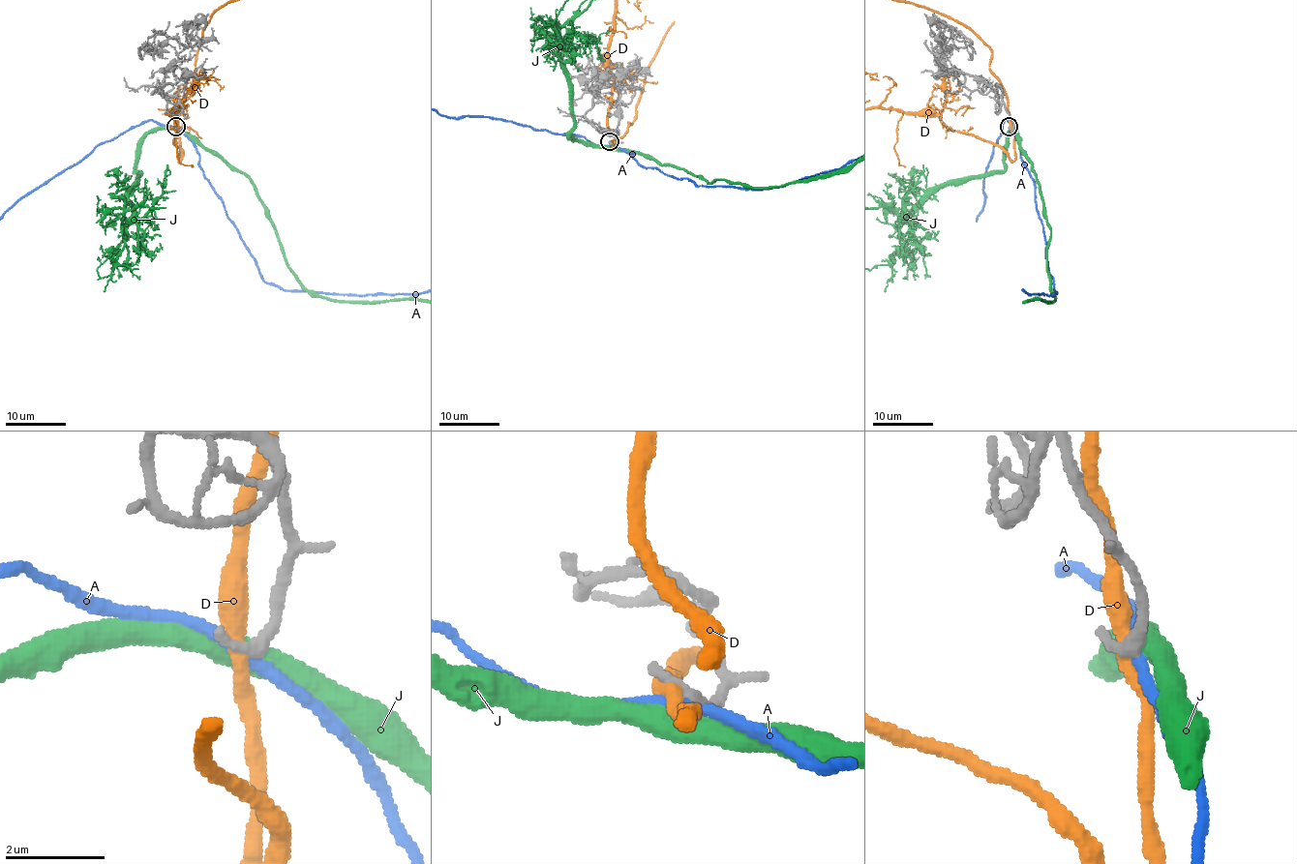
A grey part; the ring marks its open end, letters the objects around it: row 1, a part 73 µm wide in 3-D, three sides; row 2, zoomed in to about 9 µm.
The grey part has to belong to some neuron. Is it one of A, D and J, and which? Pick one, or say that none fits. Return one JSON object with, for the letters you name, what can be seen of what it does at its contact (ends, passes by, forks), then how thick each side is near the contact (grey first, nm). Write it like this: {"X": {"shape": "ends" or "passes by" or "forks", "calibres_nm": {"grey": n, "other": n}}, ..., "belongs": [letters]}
{"belongs": []}

